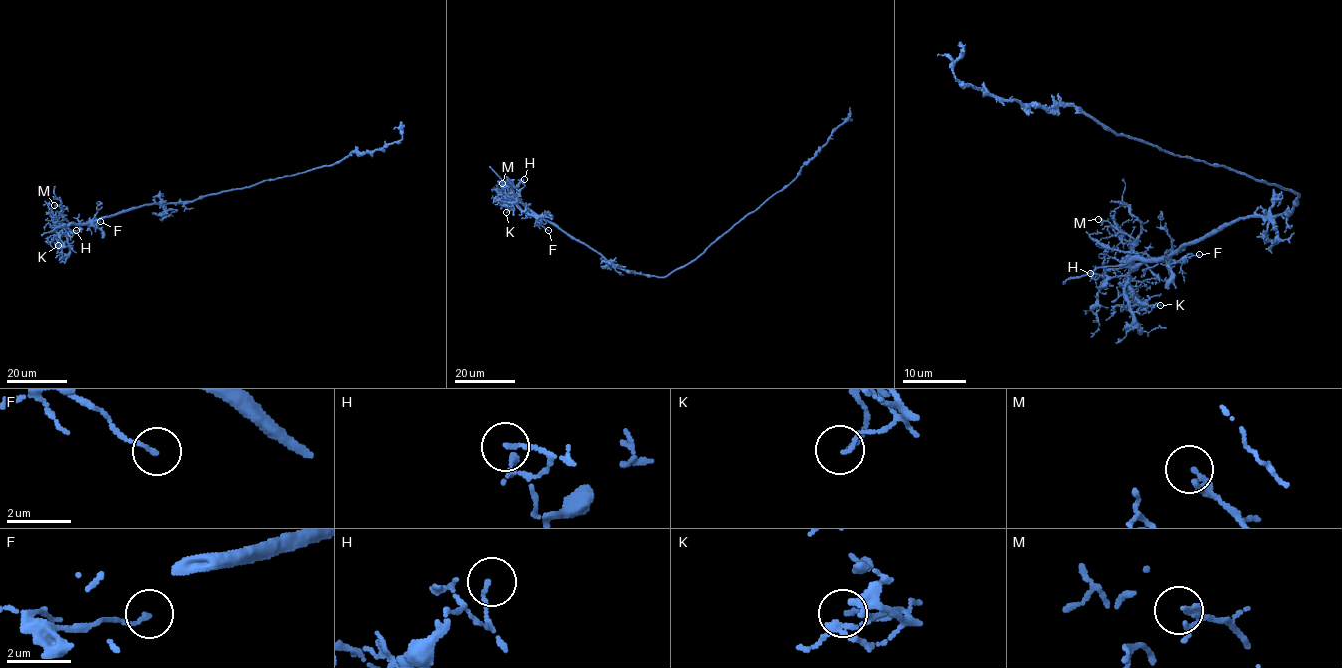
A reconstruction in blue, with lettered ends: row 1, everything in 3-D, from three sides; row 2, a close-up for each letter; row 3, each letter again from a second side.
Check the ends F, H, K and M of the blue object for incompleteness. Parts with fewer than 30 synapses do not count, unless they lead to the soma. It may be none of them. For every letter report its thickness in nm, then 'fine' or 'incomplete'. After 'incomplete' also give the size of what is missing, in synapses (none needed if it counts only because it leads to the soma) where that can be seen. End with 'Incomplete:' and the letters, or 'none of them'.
F: 130 nm | fine
H: 110 nm | fine
K: 110 nm | fine
M: 110 nm | fine
Incomplete: none of them

